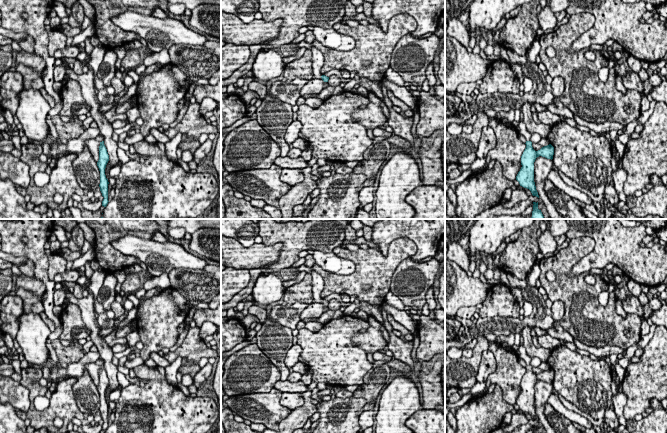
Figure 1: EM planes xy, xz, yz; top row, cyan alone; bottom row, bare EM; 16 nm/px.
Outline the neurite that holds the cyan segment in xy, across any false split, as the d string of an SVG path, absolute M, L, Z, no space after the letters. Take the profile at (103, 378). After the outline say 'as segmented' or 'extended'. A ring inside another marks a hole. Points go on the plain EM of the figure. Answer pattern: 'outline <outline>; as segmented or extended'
outline M104 365L100 366L100 370L99 370L99 384L97 386L97 390L99 392L100 395L100 415L102 417L102 420L104 421L103 425L102 425L102 430L106 431L108 428L108 403L106 402L105 399L105 392L106 389L109 385L109 379L107 376L107 373L104 369Z; as segmented

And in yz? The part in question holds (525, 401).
outline M526 365L525 368L526 372L521 380L522 391L516 400L516 404L519 406L520 410L529 413L533 420L539 422L534 406L534 386L539 380L552 384L554 371L549 368L542 371L540 374L535 375L531 365Z; as segmented

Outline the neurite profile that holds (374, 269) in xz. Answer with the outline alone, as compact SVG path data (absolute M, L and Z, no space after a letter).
M407 237L392 241L386 256L373 248L350 251L345 247L336 247L333 253L351 260L356 270L350 275L339 275L327 272L315 264L313 270L324 280L321 298L332 293L356 295L359 301L382 305L384 297L390 291L391 278L396 268L416 252L416 244Z

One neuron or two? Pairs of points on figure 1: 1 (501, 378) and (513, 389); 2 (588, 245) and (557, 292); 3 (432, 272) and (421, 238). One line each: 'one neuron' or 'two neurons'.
1: one neuron
2: one neuron
3: two neurons

